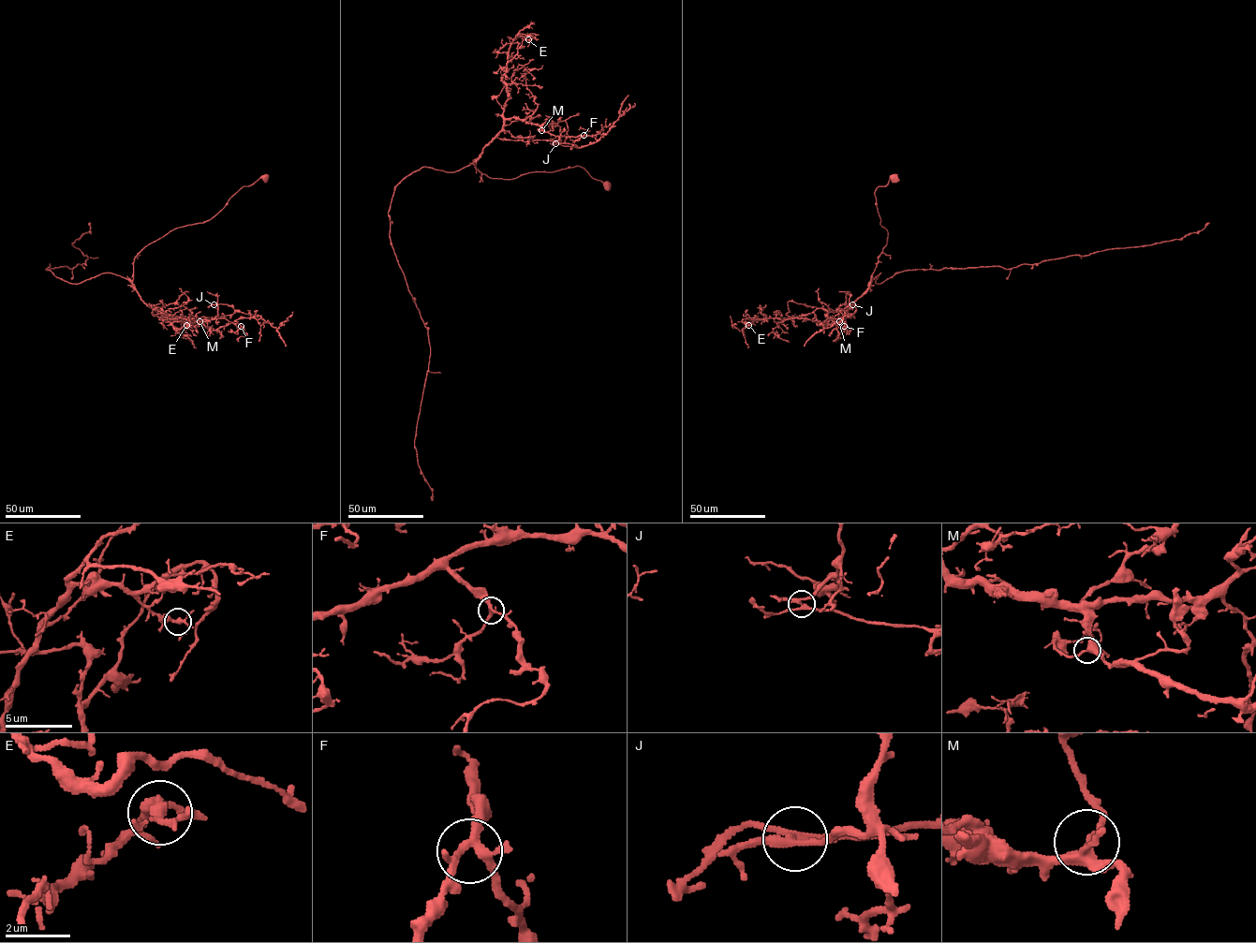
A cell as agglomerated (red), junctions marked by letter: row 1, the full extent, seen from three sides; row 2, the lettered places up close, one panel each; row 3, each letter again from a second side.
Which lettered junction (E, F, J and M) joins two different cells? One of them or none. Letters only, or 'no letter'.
J

